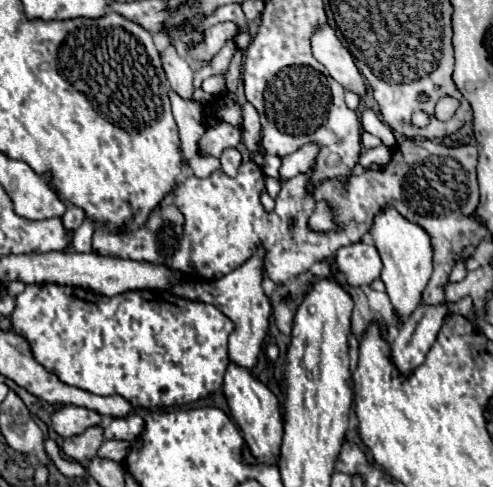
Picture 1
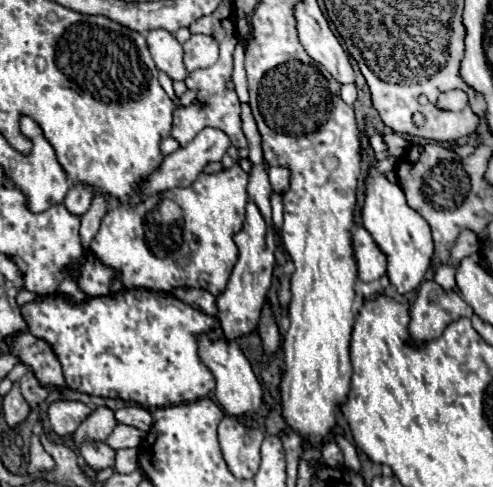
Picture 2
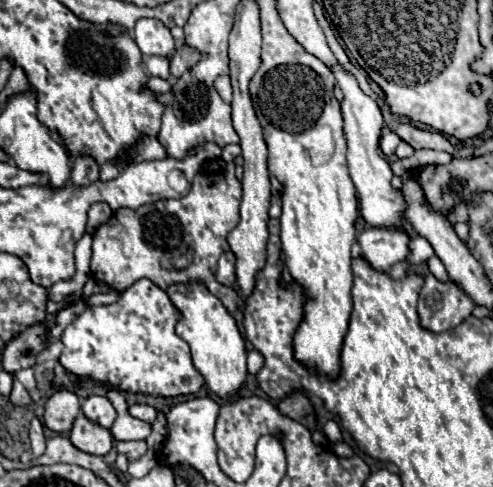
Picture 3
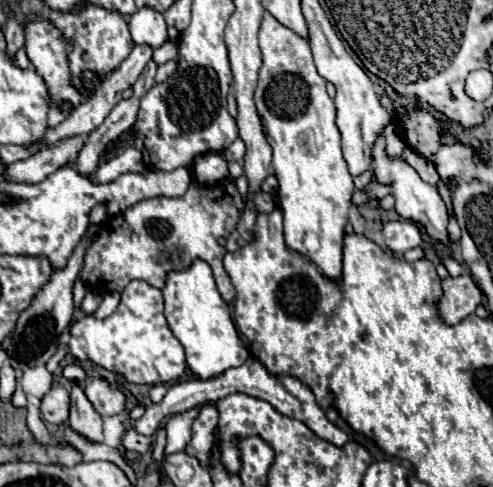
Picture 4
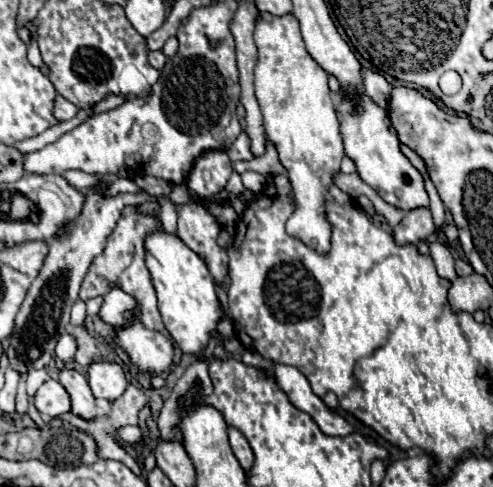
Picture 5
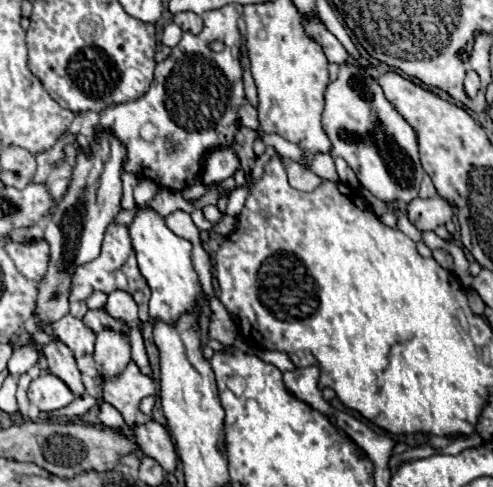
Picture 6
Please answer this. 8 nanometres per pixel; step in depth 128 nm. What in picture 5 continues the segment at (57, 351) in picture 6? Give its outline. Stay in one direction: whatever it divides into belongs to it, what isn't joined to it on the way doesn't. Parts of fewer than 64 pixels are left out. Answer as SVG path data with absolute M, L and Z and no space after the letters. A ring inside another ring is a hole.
M62 368L58 382L66 388L72 400L72 412L82 418L94 418L96 416L96 404L94 404L94 394L88 386L88 380L82 372L74 368Z

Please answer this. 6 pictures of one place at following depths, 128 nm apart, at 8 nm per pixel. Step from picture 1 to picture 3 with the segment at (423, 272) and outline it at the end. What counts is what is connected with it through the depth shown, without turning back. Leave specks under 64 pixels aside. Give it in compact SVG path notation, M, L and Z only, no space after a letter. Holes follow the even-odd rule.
M336 62L330 68L330 72L334 74L336 84L344 92L344 100L340 102L340 108L342 108L342 118L344 118L344 136L346 136L346 144L348 144L346 158L348 158L350 176L358 190L360 212L370 226L402 228L400 222L404 218L404 198L390 184L390 180L392 180L390 164L384 158L380 158L380 154L378 154L378 140L380 140L380 132L382 132L382 124L384 124L382 112L380 112L378 104L360 90L358 80L350 72L346 72L342 68L342 64ZM410 234L410 250L412 250L412 254L410 254L410 262L412 264L420 264L420 262L428 261L432 256L434 256L434 250L432 250L432 246L428 244L428 240L424 240L422 236L418 236L418 234Z

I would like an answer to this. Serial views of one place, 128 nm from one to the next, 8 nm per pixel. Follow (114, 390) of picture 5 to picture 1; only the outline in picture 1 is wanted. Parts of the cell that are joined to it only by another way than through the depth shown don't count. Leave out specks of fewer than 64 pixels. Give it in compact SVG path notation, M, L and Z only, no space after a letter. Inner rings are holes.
M90 426L82 434L74 438L66 438L62 444L62 452L78 462L86 462L92 456L96 456L100 444L104 442L104 428L102 426Z

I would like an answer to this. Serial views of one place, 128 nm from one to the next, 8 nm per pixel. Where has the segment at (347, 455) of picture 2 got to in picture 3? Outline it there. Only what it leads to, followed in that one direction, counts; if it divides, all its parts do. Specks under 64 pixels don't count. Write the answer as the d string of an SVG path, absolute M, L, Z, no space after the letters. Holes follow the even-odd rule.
M328 420L322 430L324 430L324 434L326 434L326 438L328 438L330 442L340 442L340 440L342 440L340 428L338 428L338 424L336 424L334 420Z

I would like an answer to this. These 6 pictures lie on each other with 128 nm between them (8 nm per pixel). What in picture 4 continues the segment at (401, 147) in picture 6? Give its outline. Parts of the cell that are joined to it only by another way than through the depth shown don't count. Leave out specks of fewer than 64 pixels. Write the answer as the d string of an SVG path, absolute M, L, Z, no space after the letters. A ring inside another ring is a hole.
M382 132L376 136L374 148L372 148L372 172L374 172L374 178L376 178L378 184L390 186L390 194L396 200L394 208L396 208L396 212L404 220L412 220L412 222L424 226L424 230L432 238L436 238L442 244L450 246L448 244L448 232L446 232L446 226L448 226L448 210L446 210L446 206L444 206L438 190L432 188L430 184L426 184L418 176L418 172L410 164L406 164L402 158L394 158L394 156L388 156L386 154L386 140L384 140L384 134Z

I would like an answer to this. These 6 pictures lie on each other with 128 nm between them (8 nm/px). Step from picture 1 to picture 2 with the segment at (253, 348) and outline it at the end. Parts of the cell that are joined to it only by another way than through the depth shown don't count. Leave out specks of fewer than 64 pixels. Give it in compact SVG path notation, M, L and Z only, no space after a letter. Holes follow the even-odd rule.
M240 104L242 108L242 132L248 138L248 160L252 162L252 170L248 174L248 204L246 204L246 220L240 232L234 234L234 242L238 246L238 262L232 268L230 280L226 290L218 296L218 318L224 330L226 338L240 338L256 328L256 320L260 318L266 292L270 288L272 270L274 270L274 226L272 226L272 210L270 210L270 182L268 172L264 168L264 156L262 156L262 136L258 132L258 126L252 118L250 106Z

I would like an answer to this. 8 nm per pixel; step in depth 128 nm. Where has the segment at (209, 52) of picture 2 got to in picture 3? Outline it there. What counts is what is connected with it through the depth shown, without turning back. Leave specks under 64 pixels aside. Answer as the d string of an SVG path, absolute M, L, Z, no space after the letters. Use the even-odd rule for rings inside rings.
M186 44L180 46L170 60L170 76L182 76L188 68L192 68L192 64L196 64L196 60L200 60L200 54L194 48Z

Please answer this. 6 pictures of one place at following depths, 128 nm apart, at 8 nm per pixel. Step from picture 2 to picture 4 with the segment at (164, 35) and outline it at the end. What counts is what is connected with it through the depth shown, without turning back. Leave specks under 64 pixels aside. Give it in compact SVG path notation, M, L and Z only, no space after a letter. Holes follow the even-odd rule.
M144 6L140 10L136 10L130 18L128 18L128 26L132 32L132 40L136 44L148 44L152 48L160 48L160 44L166 42L166 22L164 16L150 8Z

